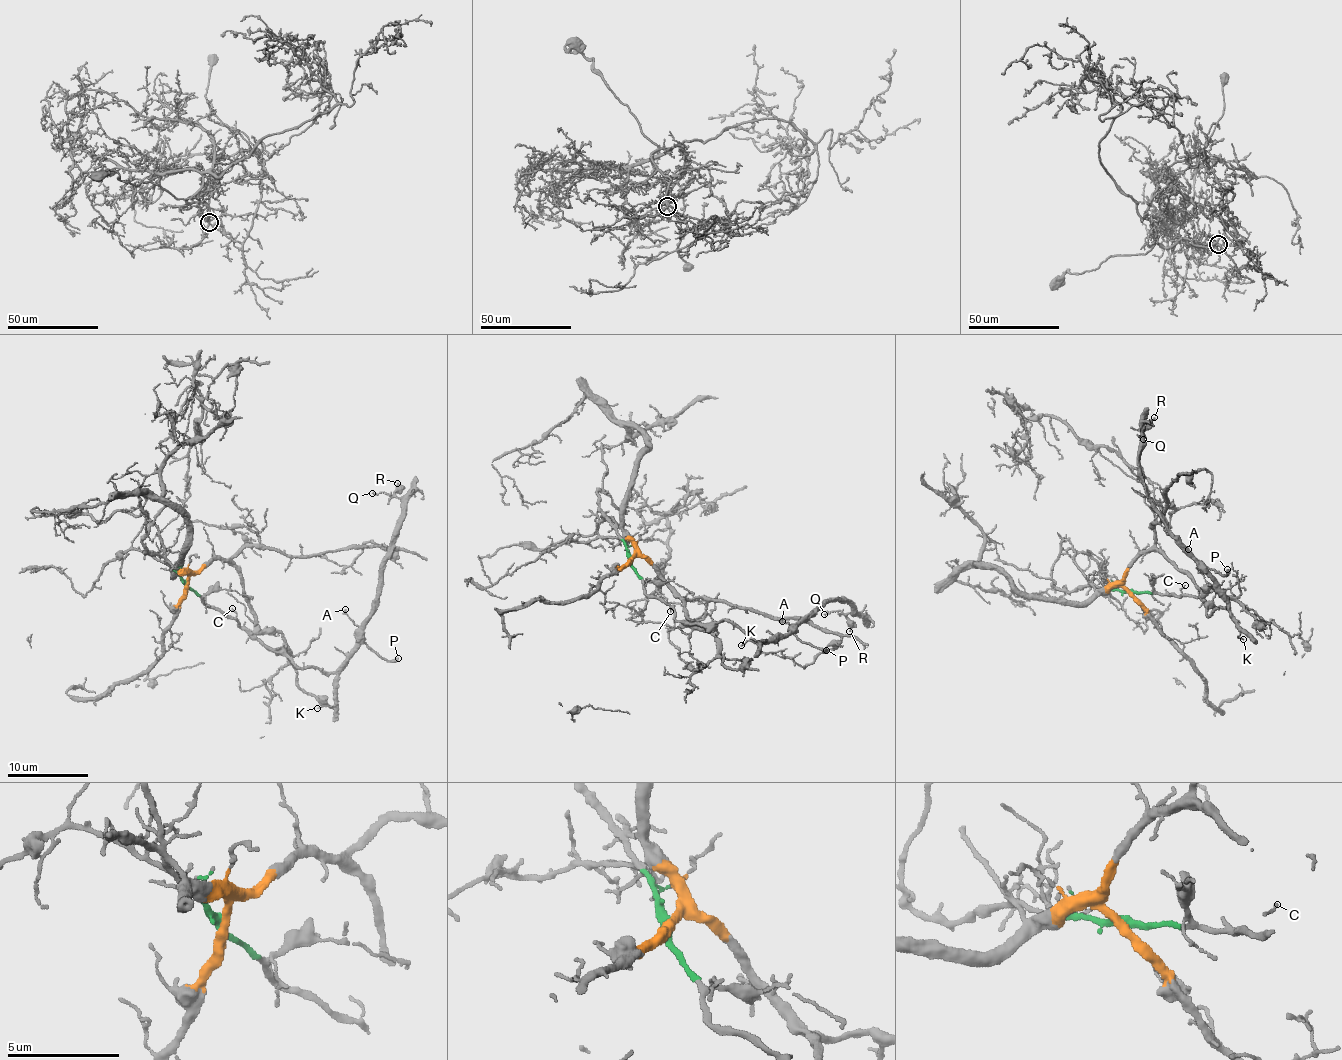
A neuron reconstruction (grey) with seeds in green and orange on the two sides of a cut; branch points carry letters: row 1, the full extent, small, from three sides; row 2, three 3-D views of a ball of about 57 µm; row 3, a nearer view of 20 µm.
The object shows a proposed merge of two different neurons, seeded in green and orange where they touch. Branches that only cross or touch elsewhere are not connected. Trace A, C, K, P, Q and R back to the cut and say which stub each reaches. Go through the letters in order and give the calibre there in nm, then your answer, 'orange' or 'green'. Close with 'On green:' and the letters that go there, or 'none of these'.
A: 130 nm | green
C: 100 nm | green
K: 100 nm | green
P: 280 nm | green
Q: 130 nm | green
R: 240 nm | green
On green: A, C, K, P, Q, R

